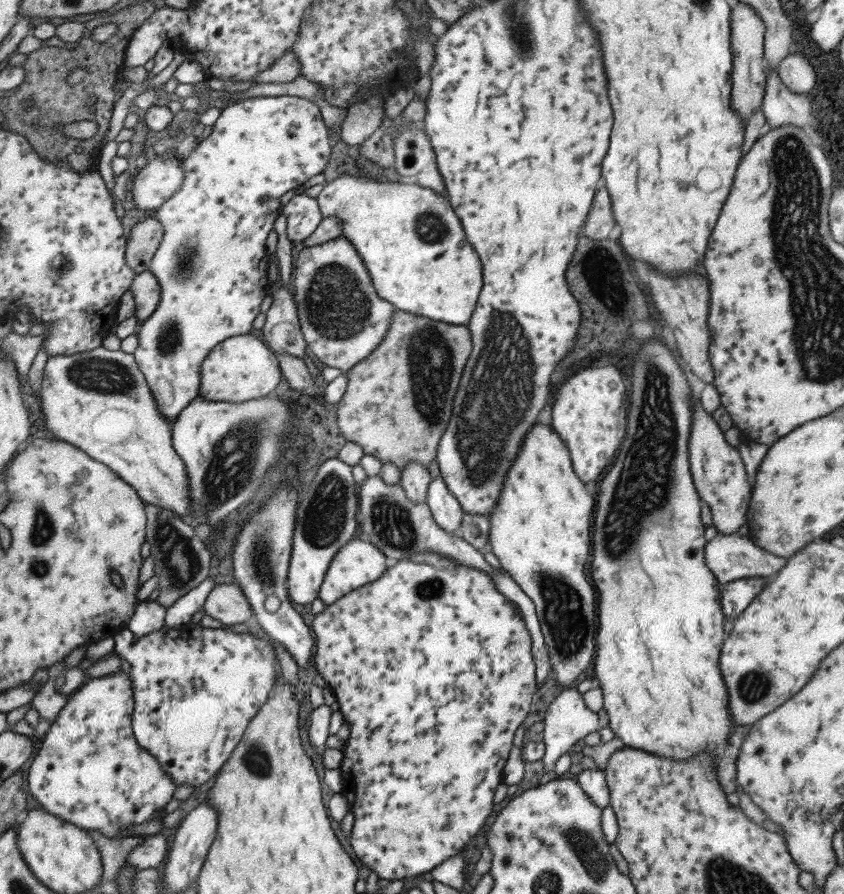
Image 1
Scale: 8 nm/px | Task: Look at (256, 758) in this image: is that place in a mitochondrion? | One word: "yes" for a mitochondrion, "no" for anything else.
yes

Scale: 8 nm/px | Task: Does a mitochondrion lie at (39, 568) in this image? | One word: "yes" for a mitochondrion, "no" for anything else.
yes

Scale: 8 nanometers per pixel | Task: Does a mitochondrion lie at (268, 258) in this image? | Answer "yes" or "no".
no

